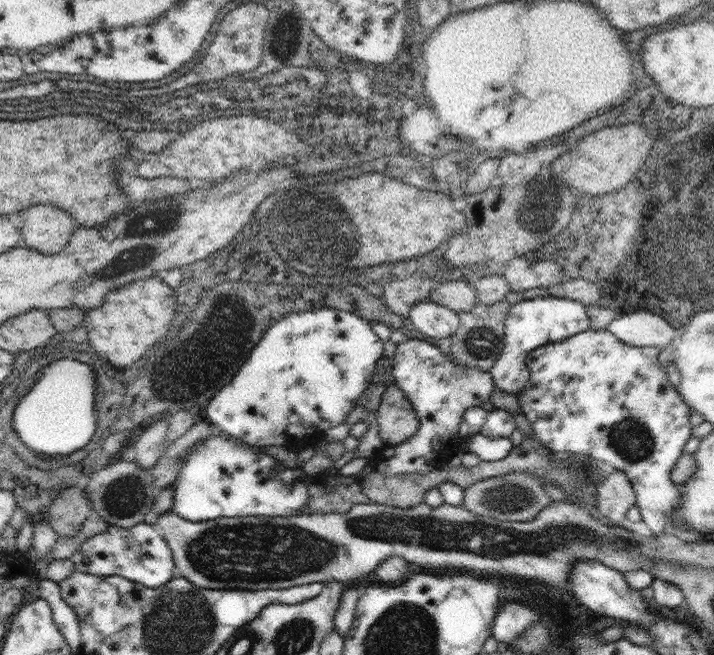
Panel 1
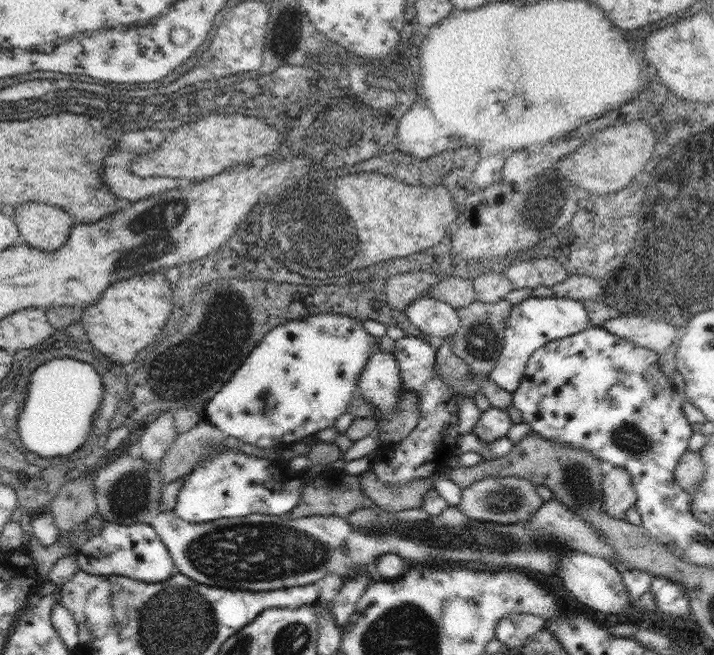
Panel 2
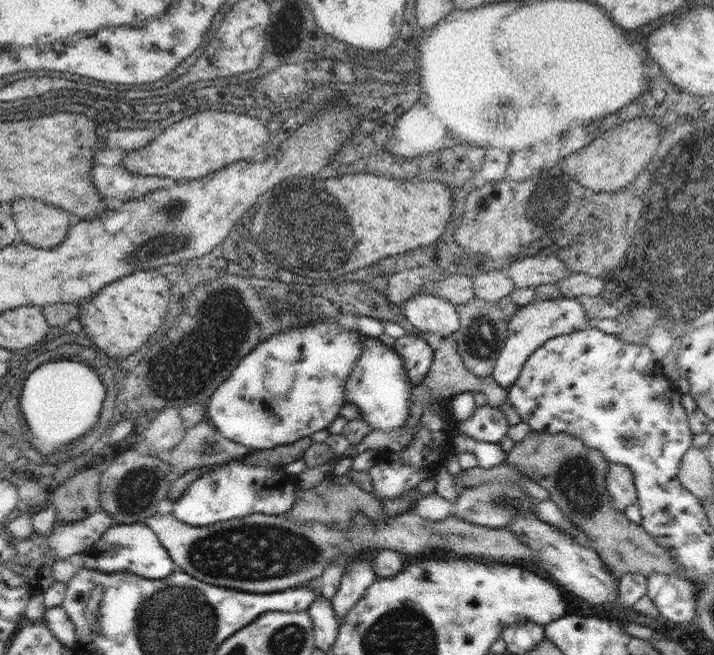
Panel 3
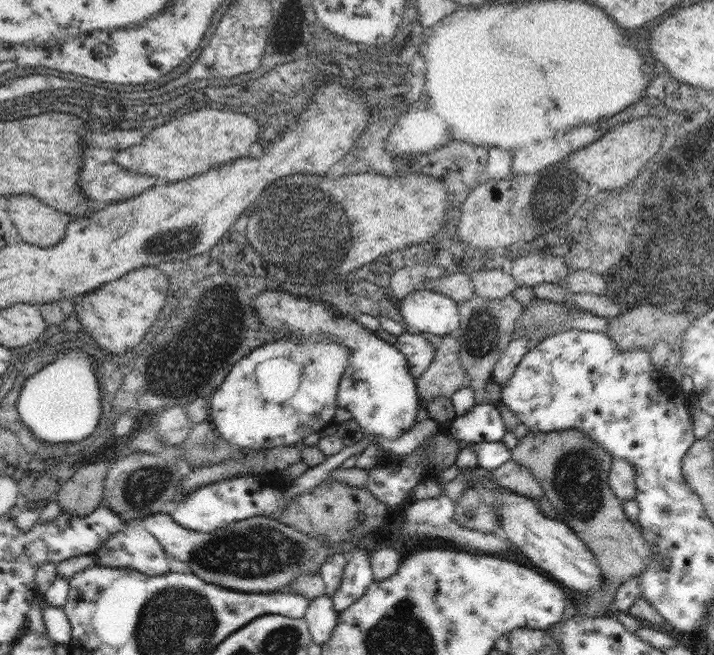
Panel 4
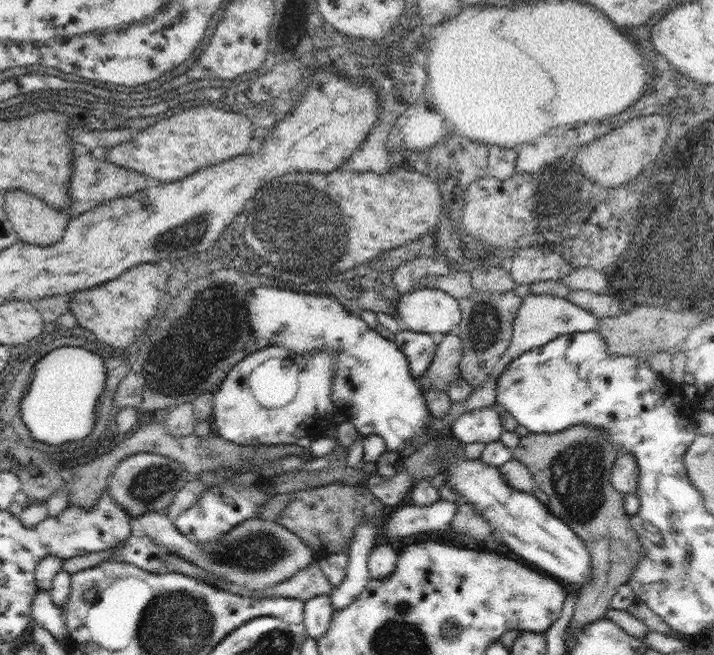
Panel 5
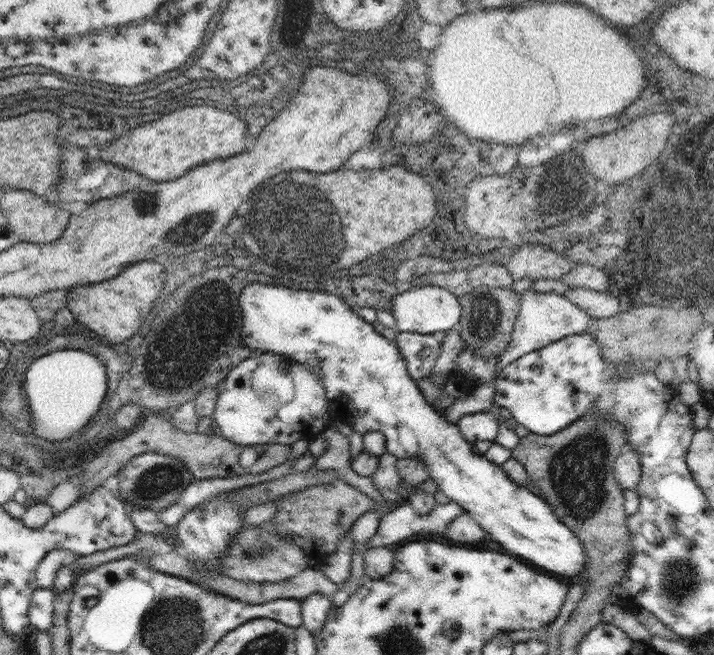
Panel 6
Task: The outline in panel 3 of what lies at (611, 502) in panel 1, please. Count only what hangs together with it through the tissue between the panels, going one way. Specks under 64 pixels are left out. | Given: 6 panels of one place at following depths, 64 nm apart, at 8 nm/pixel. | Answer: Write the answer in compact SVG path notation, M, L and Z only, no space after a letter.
M611 464L609 474L607 474L607 492L613 498L613 508L623 512L627 506L637 502L637 490L635 490L635 476L631 468L625 464Z

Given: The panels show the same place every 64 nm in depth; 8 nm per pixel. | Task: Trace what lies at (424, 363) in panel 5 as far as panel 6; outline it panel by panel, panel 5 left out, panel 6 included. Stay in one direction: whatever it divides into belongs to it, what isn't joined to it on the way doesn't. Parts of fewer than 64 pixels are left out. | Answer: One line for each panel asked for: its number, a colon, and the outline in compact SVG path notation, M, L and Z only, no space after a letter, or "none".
6: M401 332L395 338L395 346L399 348L407 374L413 382L427 378L435 360L441 352L441 338L435 334L417 334L417 332Z

